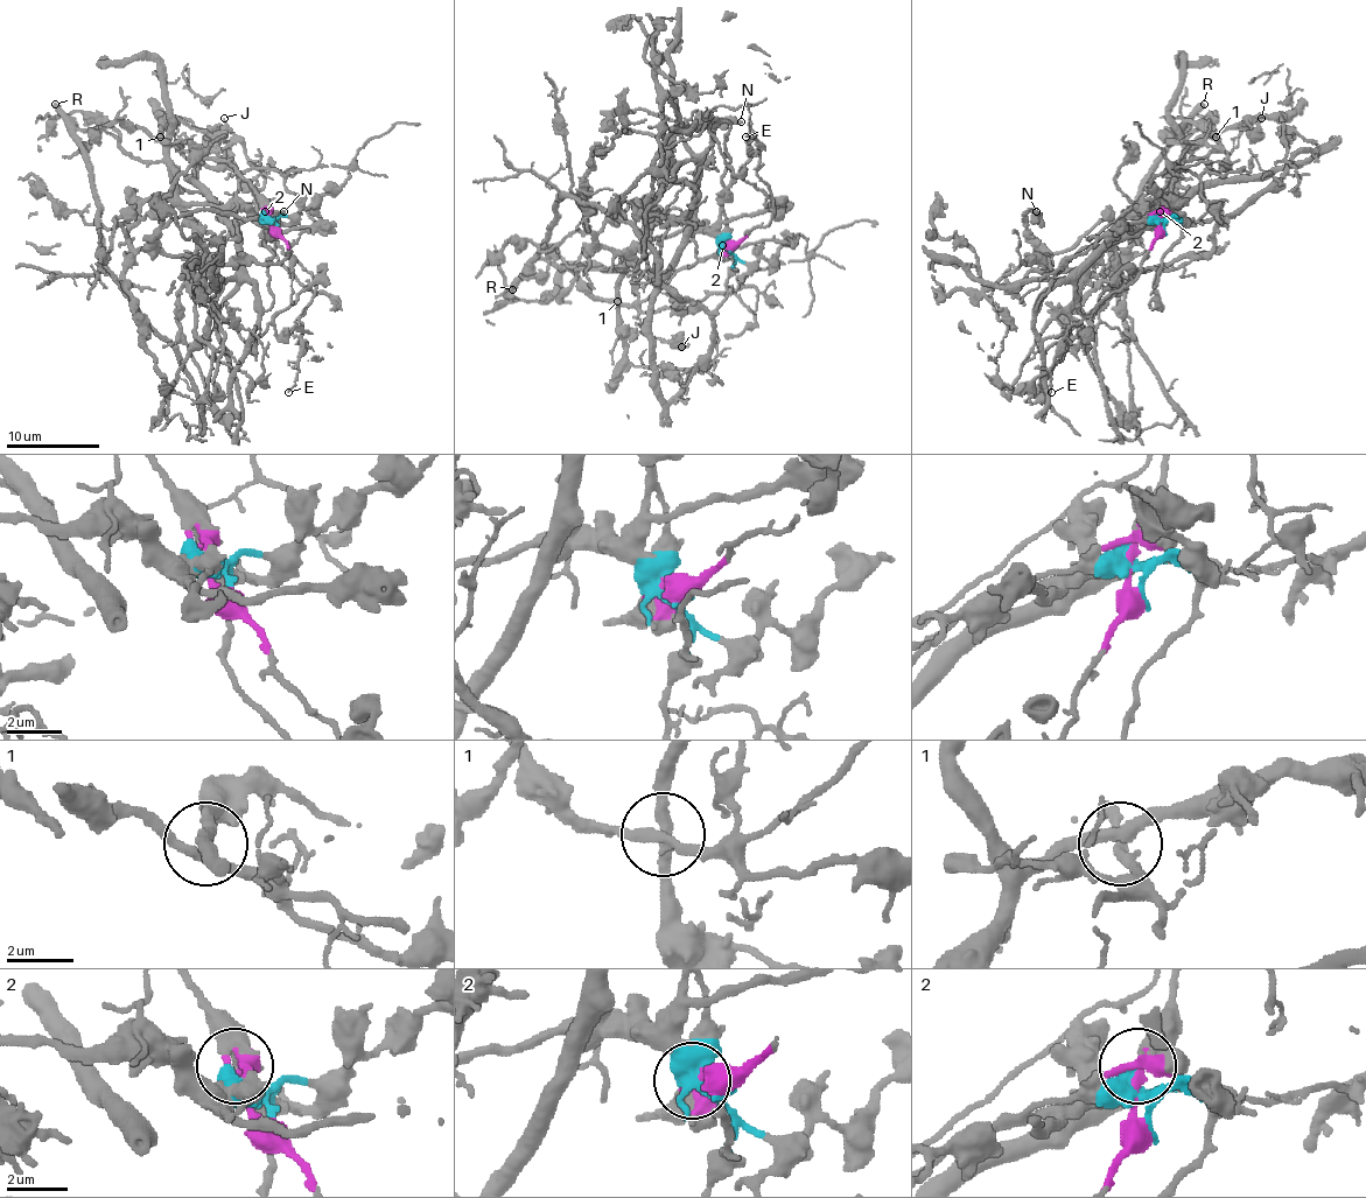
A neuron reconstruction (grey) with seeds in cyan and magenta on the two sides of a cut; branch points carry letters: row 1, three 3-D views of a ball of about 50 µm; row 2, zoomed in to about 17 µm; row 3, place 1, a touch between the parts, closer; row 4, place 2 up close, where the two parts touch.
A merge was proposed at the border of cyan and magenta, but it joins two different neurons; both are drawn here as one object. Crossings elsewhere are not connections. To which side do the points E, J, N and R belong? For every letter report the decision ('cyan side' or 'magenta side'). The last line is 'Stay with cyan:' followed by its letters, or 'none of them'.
E: magenta side
J: cyan side
N: cyan side
R: magenta side
Stay with cyan: J, N

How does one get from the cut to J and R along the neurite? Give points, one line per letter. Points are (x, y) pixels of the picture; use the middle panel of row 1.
J: (731, 247), (703, 231), (673, 231), (643, 240), (634, 250), (620, 279), (620, 321), (638, 333), (680, 347)
R: (731, 247), (724, 245), (685, 266), (641, 302), (620, 305), (596, 298), (571, 272), (538, 259), (512, 291)

